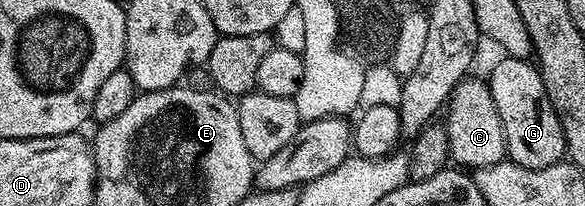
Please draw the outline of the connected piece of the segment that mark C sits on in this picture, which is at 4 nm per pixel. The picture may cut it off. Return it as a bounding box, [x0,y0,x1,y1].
[445,78,507,169]

